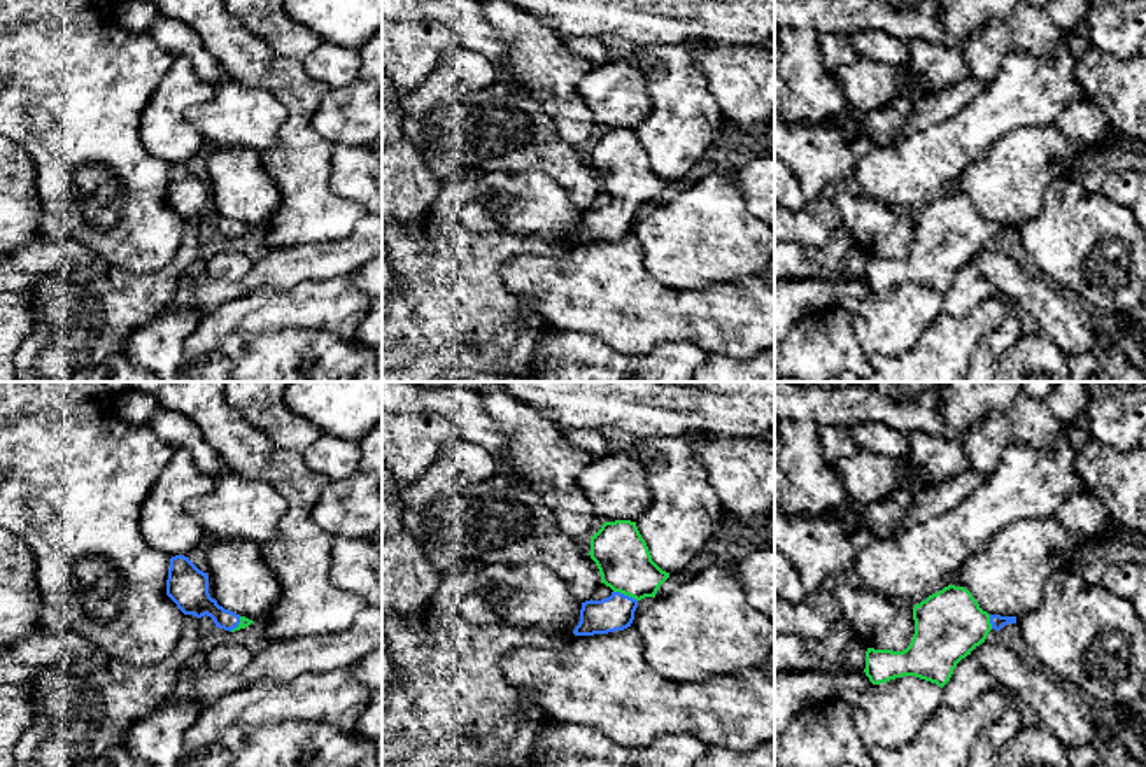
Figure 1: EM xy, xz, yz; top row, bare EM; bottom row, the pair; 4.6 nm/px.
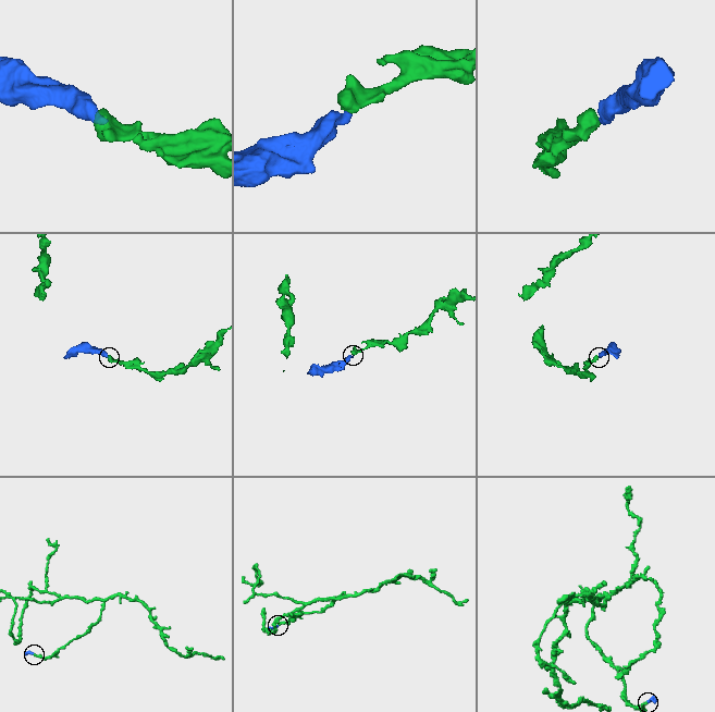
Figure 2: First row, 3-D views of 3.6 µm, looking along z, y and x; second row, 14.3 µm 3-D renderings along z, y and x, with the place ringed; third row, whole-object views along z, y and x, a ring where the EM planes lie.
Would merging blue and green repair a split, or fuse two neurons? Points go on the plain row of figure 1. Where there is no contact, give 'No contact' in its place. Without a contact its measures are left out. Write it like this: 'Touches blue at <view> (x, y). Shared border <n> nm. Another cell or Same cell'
Touches blue at xz (626, 204). Shared border 120 nm. Same cell

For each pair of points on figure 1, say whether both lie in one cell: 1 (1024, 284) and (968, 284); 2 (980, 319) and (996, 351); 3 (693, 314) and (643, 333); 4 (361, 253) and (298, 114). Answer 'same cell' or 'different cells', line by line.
1: different cells
2: different cells
3: same cell
4: different cells

